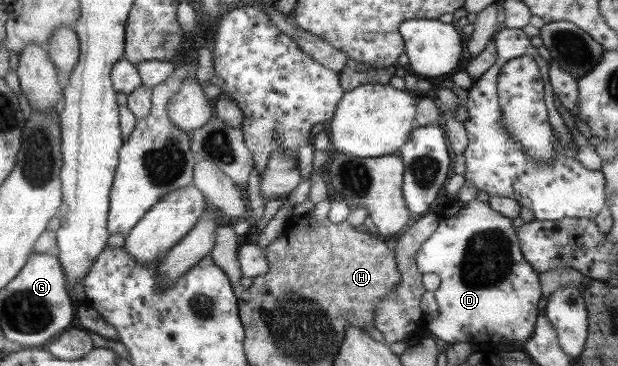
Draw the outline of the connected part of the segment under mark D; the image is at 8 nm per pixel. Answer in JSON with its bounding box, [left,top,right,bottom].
[417,199,542,345]

